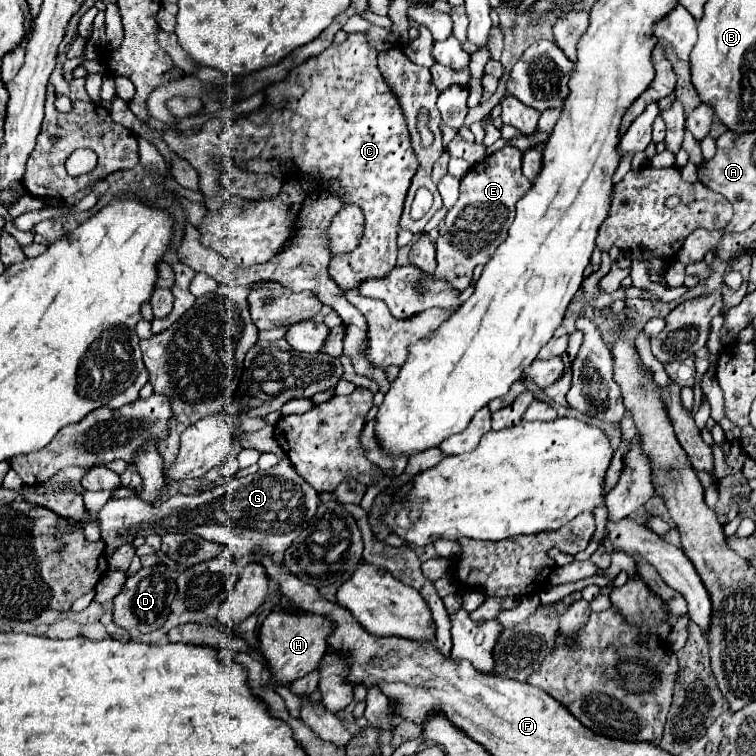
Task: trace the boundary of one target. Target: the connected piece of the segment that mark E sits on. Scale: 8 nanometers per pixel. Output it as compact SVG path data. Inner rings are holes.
M505 146L481 162L481 168L471 168L461 180L461 196L437 226L437 270L435 278L449 282L463 292L471 284L477 264L487 264L497 246L507 238L509 226L515 220L515 204L527 194L531 182L521 172L523 152L515 146Z

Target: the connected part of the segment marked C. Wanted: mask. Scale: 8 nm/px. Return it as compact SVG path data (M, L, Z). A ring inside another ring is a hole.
M365 32L349 34L345 42L331 44L319 56L313 56L295 70L291 70L285 80L267 86L263 104L257 110L249 112L247 116L237 118L227 130L223 118L209 118L197 134L183 136L172 130L160 132L171 150L193 164L193 168L199 173L200 190L207 196L209 196L209 186L217 182L219 175L215 160L225 157L226 154L232 154L238 166L251 159L275 159L281 164L291 162L293 172L297 170L299 176L317 174L319 176L317 182L329 186L329 190L341 198L343 206L347 204L359 206L365 216L363 236L359 246L353 252L331 256L329 262L329 274L339 288L343 290L357 288L363 278L381 278L383 274L389 274L389 270L395 266L399 250L397 230L403 212L403 202L419 162L411 148L411 138L397 96L383 80L377 68L377 50L369 44ZM343 176L349 176L349 184L343 180Z

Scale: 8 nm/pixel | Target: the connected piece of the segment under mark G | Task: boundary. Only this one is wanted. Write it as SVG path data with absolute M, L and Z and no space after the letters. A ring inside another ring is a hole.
M283 456L277 466L259 470L255 474L233 478L223 486L193 496L175 494L159 506L143 502L139 496L109 500L101 512L101 540L107 544L107 554L125 542L133 542L135 534L165 536L169 532L197 534L205 540L223 544L233 560L255 560L261 552L267 556L283 554L301 534L301 520L309 520L309 512L315 510L317 494Z

